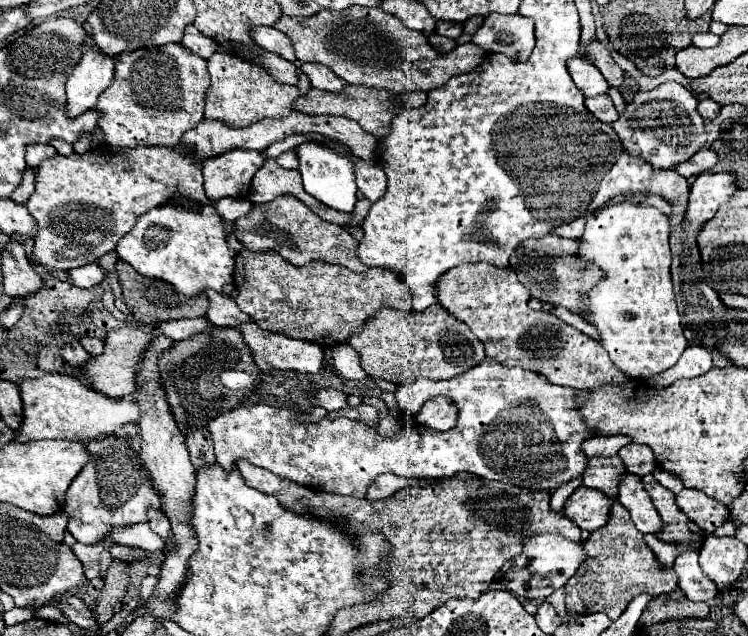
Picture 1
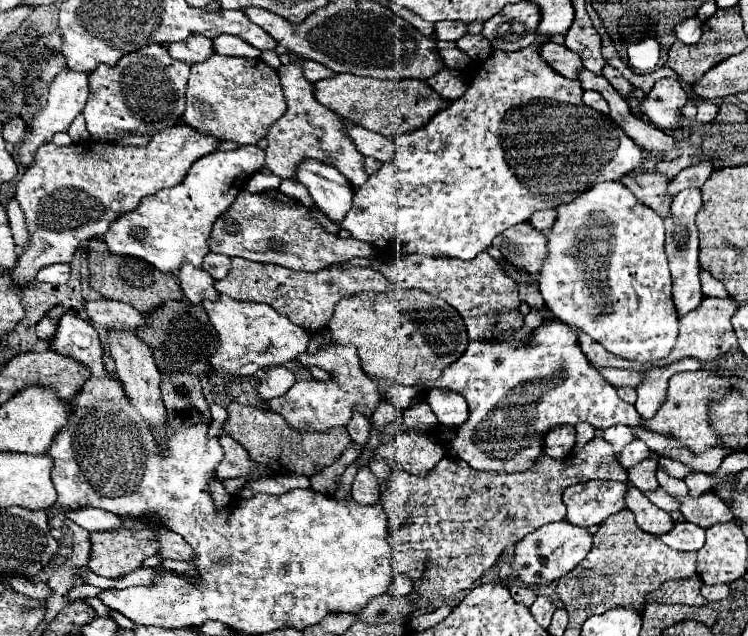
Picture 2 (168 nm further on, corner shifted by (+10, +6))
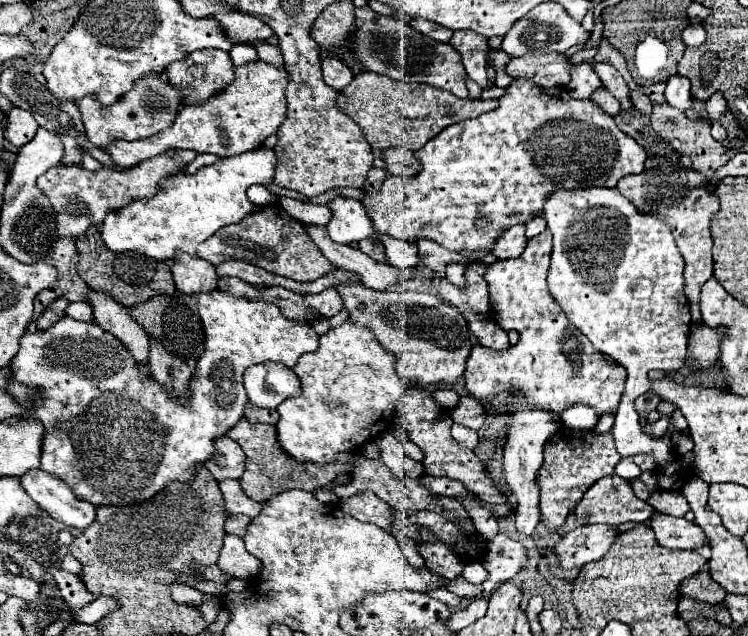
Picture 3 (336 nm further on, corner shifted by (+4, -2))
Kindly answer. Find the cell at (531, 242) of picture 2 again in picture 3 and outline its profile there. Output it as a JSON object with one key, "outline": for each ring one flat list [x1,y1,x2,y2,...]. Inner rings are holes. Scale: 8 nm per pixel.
{"outline":[[518,224,518,226,512,226,508,228,492,246,492,254,498,258,498,260,506,260,506,258,518,258,524,248,526,248,526,236,524,236,524,226]]}

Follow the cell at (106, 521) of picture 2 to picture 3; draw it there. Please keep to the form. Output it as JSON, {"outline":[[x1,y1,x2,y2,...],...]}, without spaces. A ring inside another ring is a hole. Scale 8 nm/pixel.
{"outline":[[40,468,28,470,20,478,20,484,44,512,64,522,66,526,84,530,86,526,90,526,90,522,94,522,96,506,86,500,78,500,66,486,66,482,62,482,54,474,48,474]]}

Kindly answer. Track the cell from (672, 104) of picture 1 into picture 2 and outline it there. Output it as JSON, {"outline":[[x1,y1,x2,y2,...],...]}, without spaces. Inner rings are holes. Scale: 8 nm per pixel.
{"outline":[[674,78,658,80,640,102,640,112,660,130,678,130,682,106,688,102,686,92]]}

